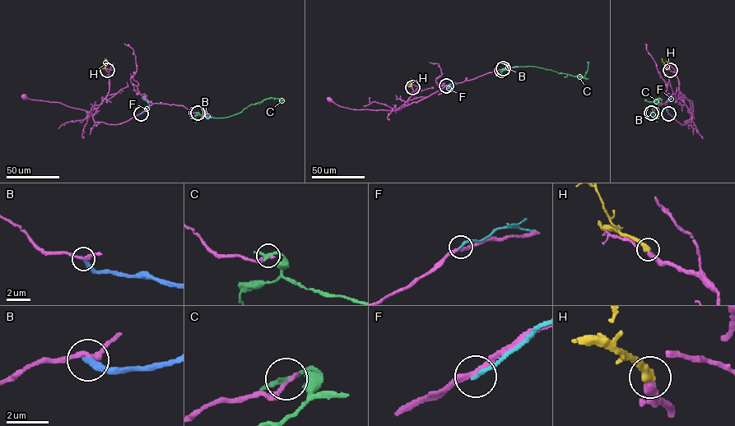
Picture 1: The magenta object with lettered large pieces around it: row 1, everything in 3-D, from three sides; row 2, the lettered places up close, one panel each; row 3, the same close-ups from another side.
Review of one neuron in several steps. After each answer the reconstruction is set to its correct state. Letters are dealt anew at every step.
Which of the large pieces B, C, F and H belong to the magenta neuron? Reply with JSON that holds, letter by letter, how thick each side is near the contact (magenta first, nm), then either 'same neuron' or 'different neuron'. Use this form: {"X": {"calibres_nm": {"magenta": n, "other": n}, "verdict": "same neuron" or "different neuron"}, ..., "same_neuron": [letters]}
{"B": {"calibres_nm": {"magenta": 240, "other": 360}, "verdict": "different neuron"}, "C": {"calibres_nm": {"magenta": 280, "other": 240}, "verdict": "different neuron"}, "F": {"calibres_nm": {"magenta": 260, "other": 200}, "verdict": "different neuron"}, "H": {"calibres_nm": {"magenta": 440, "other": 440}, "verdict": "same neuron"}, "same_neuron": ["H"]}

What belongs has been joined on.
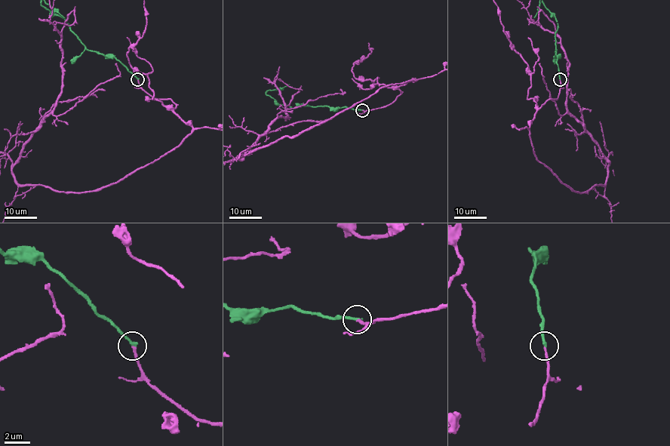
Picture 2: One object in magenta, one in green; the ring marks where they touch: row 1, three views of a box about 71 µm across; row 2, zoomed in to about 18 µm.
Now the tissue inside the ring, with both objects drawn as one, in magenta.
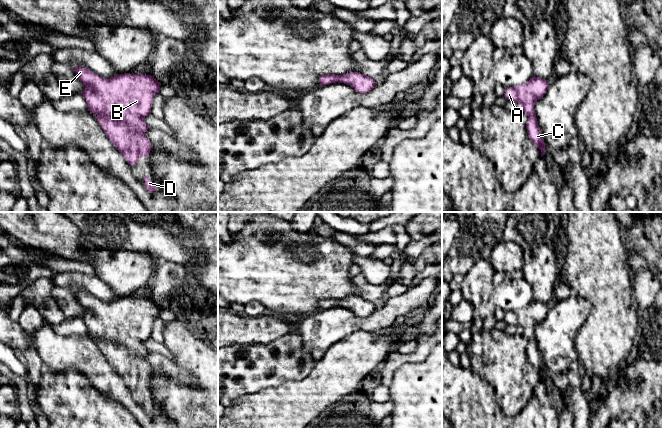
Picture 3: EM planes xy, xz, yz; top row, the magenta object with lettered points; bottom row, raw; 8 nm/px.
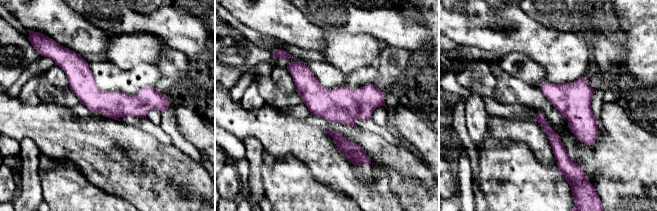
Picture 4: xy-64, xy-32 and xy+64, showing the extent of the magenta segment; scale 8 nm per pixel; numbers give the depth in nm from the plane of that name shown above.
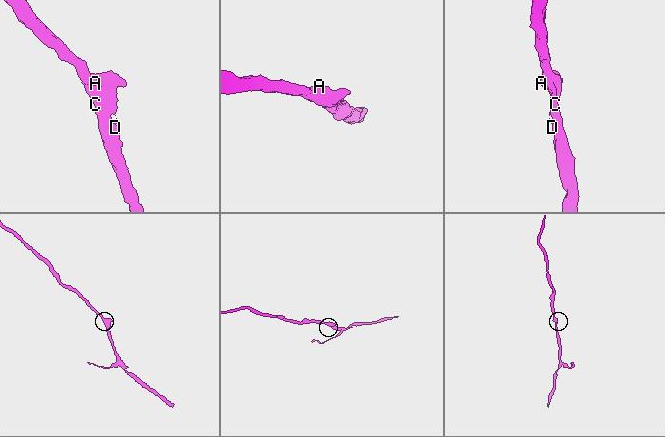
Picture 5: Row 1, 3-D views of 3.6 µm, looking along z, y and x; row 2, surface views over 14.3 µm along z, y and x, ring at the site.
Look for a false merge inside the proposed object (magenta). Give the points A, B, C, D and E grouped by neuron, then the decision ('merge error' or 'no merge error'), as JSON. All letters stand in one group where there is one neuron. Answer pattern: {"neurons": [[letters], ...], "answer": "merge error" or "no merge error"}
{"neurons": [["A", "B", "C", "D", "E"]], "answer": "no merge error"}

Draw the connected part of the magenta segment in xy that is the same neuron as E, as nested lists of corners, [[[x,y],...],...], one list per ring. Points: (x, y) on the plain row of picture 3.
[[[85,291],[73,293],[85,309],[81,318],[88,335],[96,340],[126,385],[133,390],[141,381],[148,381],[152,368],[146,362],[149,351],[144,342],[151,337],[161,307],[154,300],[141,297],[124,297],[106,303]]]

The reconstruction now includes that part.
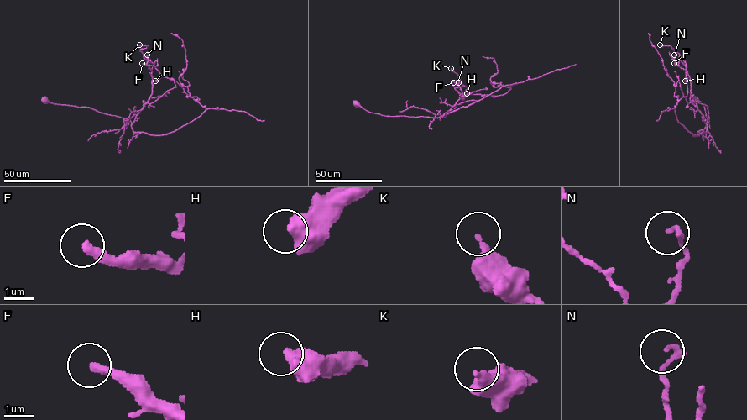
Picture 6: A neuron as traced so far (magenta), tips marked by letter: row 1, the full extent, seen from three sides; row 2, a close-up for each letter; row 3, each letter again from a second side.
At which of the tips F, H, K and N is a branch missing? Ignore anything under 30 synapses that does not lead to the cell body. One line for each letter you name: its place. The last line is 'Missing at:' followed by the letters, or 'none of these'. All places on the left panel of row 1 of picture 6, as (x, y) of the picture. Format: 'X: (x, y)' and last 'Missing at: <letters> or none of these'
F: (142, 63)
Missing at: F

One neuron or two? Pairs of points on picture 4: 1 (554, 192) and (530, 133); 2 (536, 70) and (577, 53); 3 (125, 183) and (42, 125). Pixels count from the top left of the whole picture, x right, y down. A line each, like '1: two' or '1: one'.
1: two
2: two
3: one

